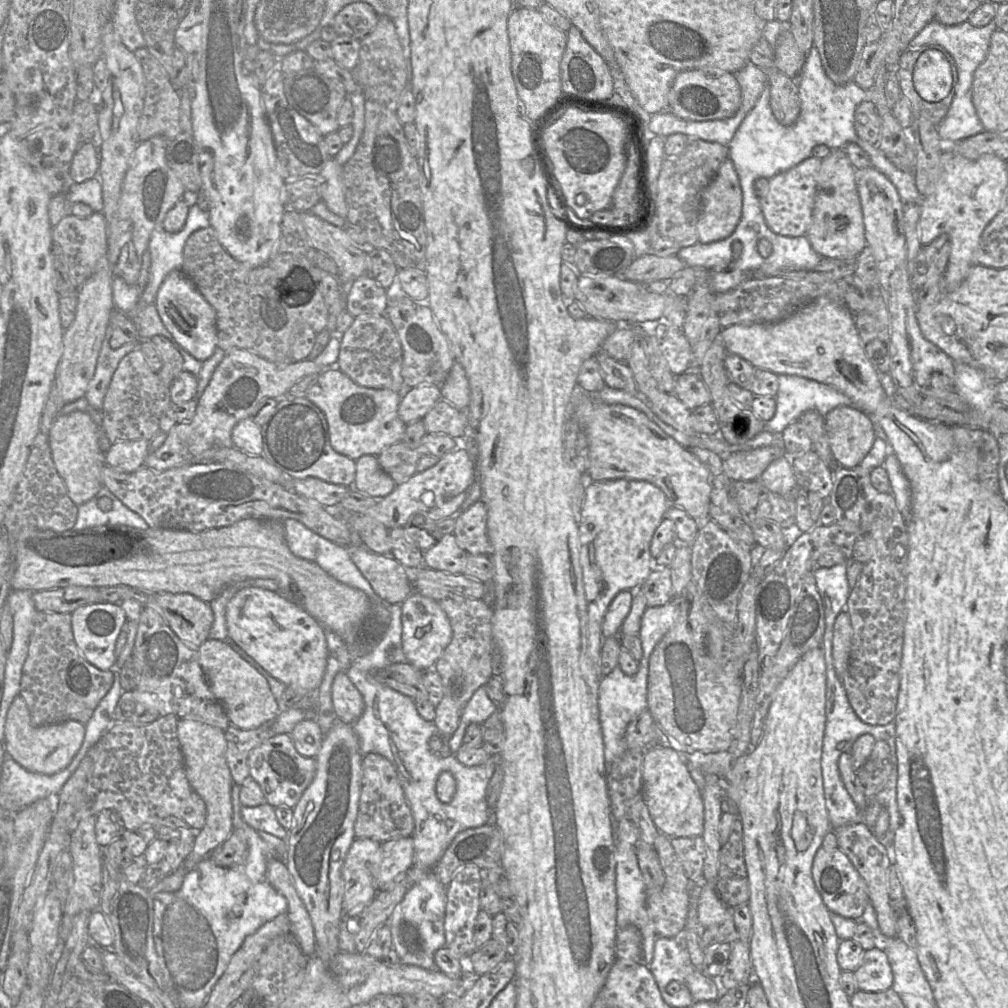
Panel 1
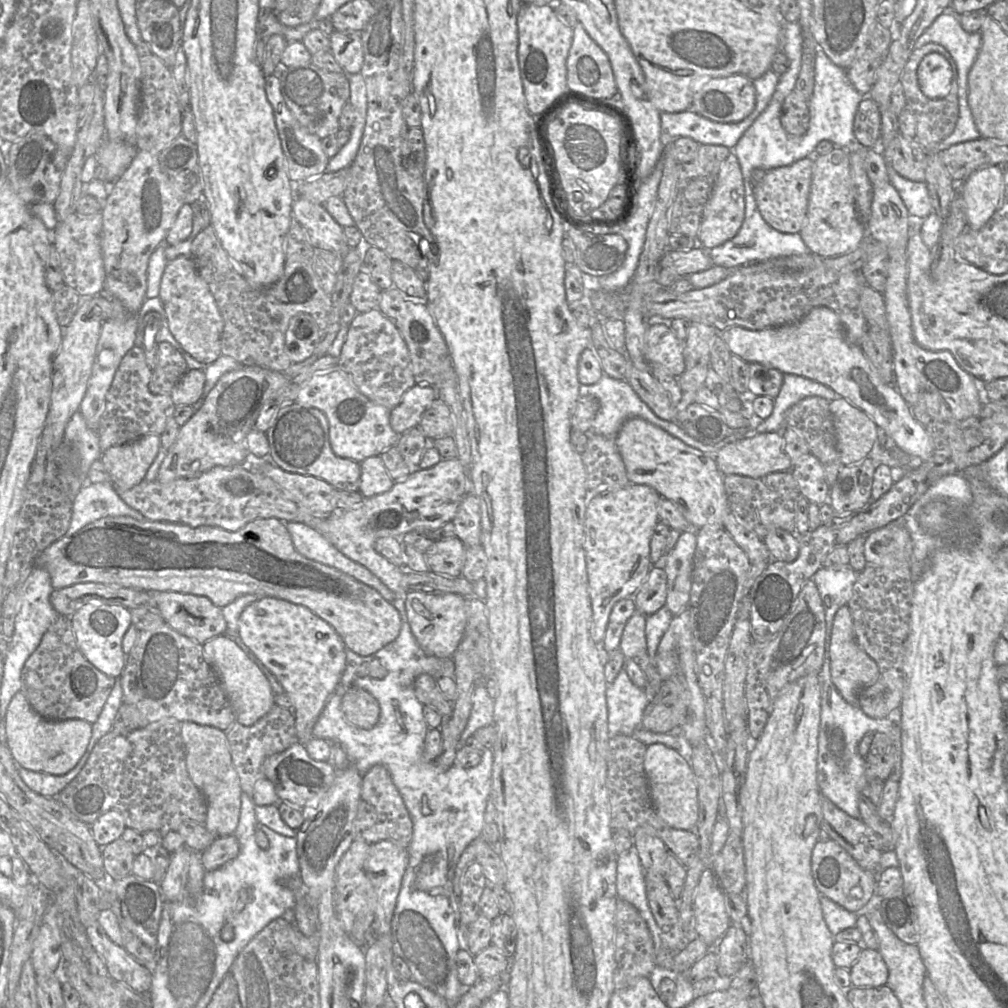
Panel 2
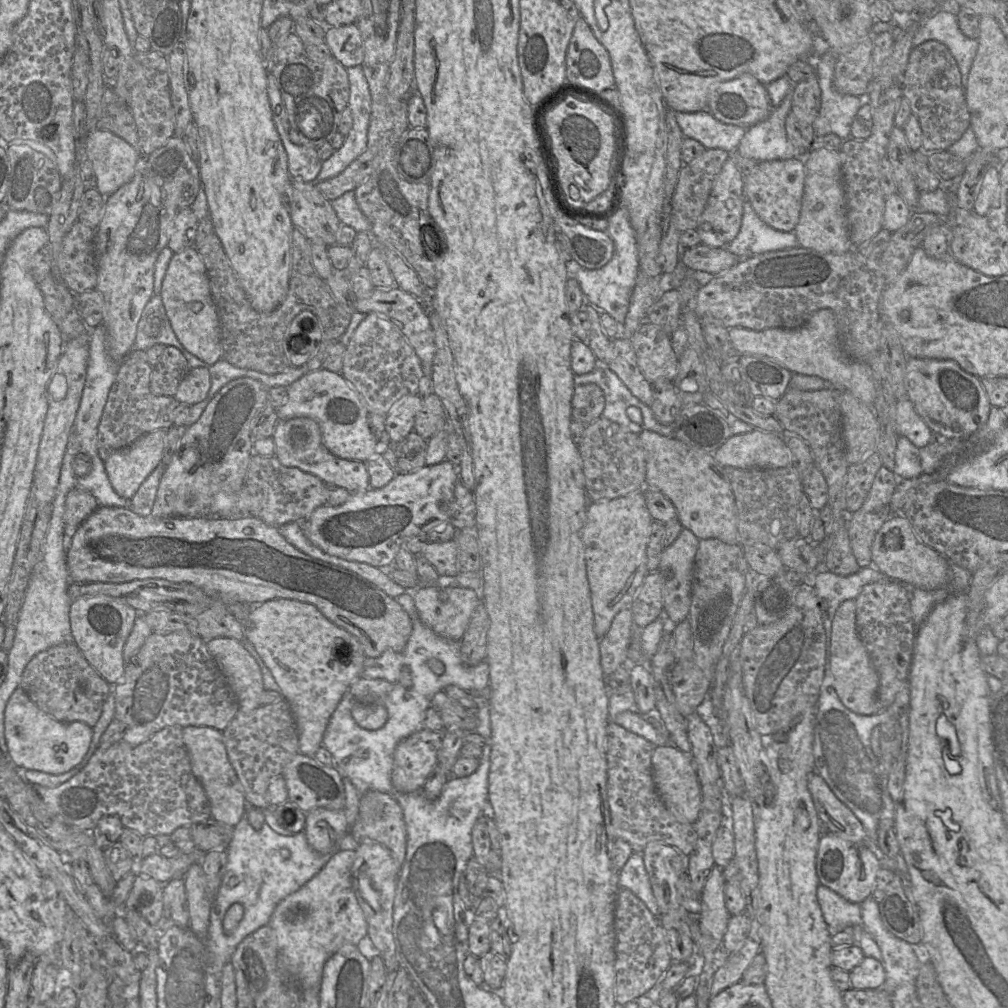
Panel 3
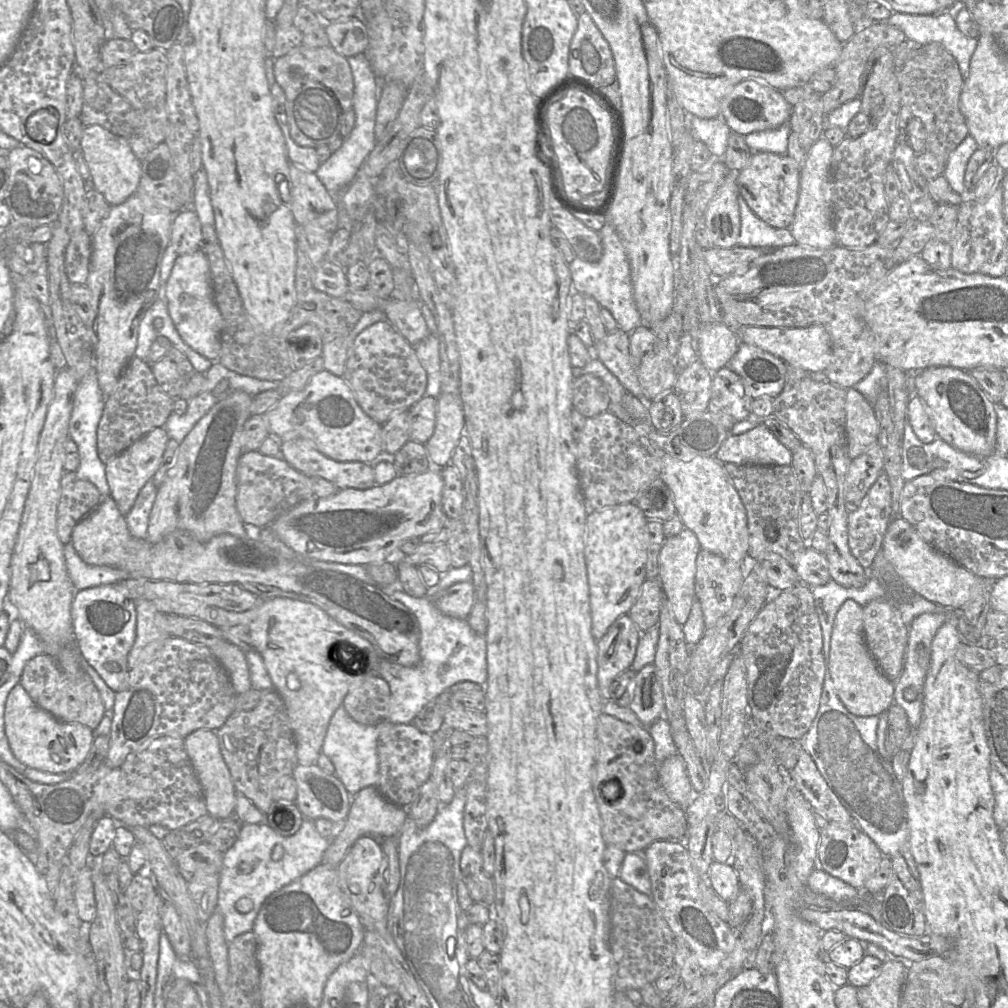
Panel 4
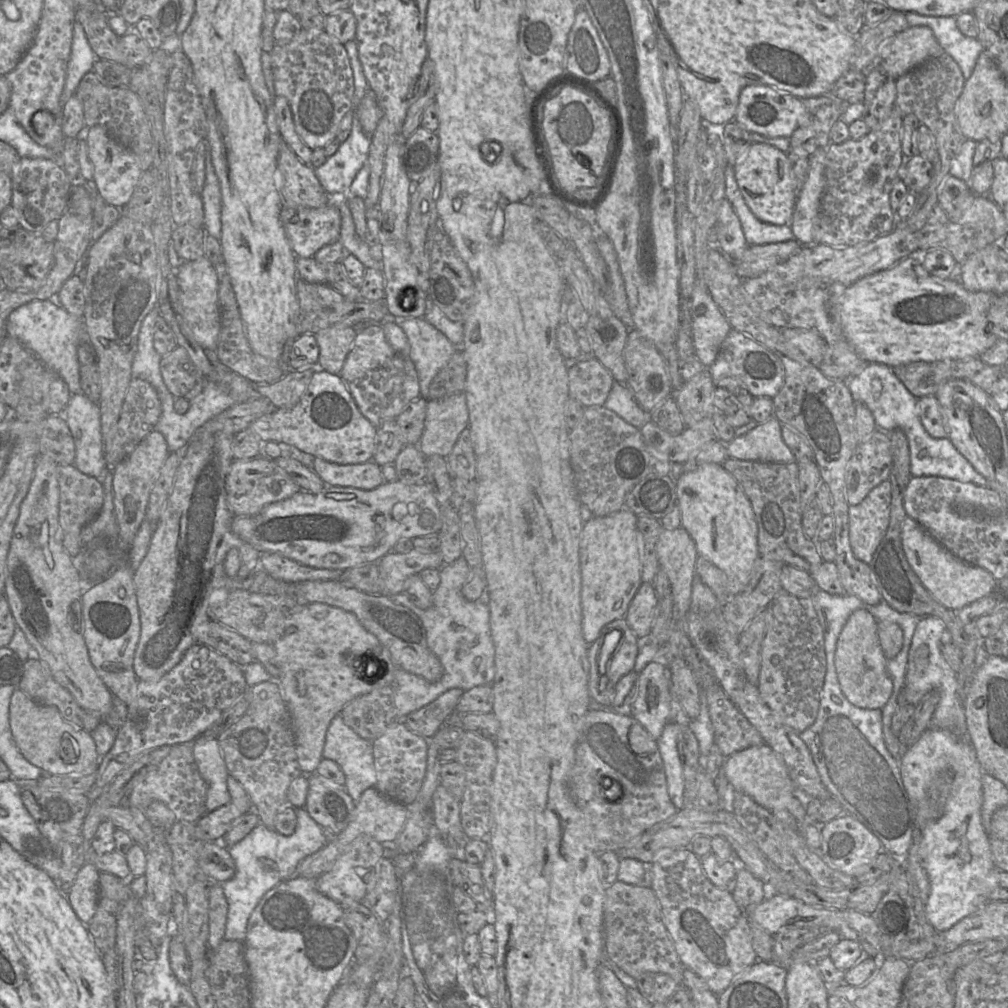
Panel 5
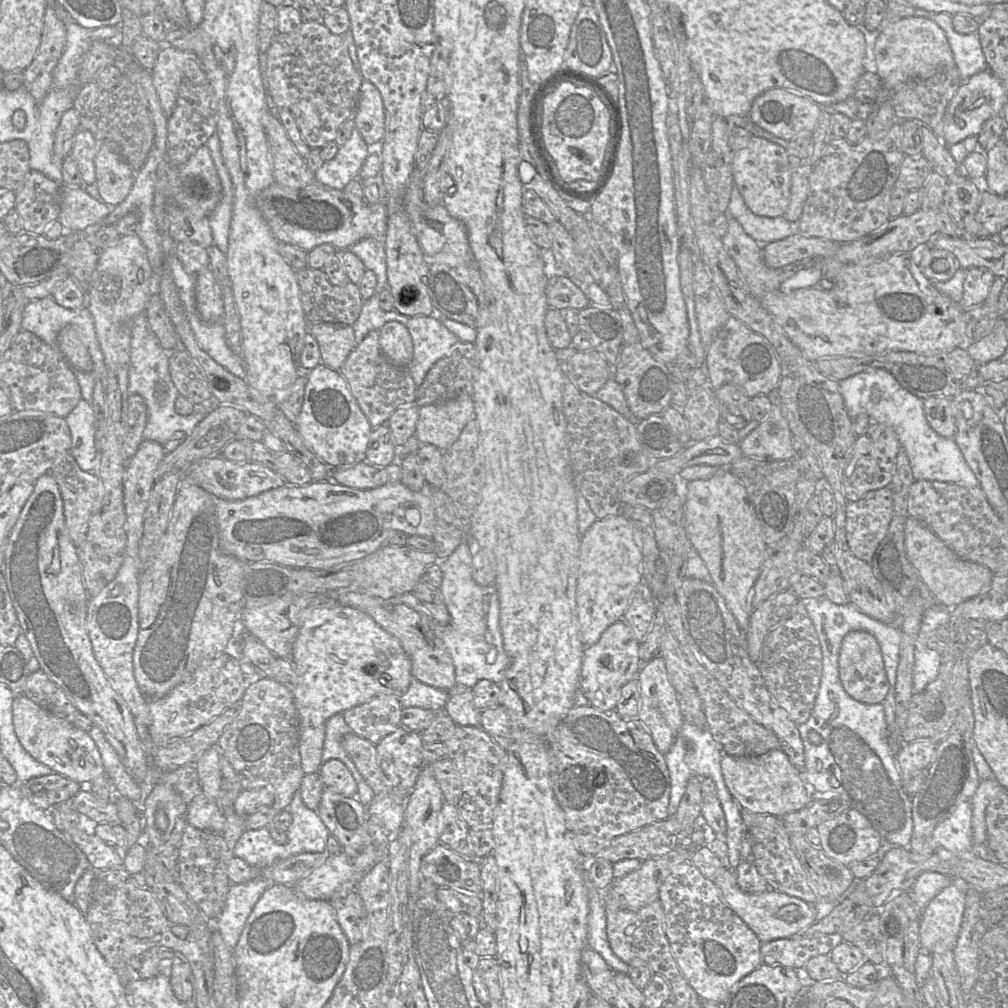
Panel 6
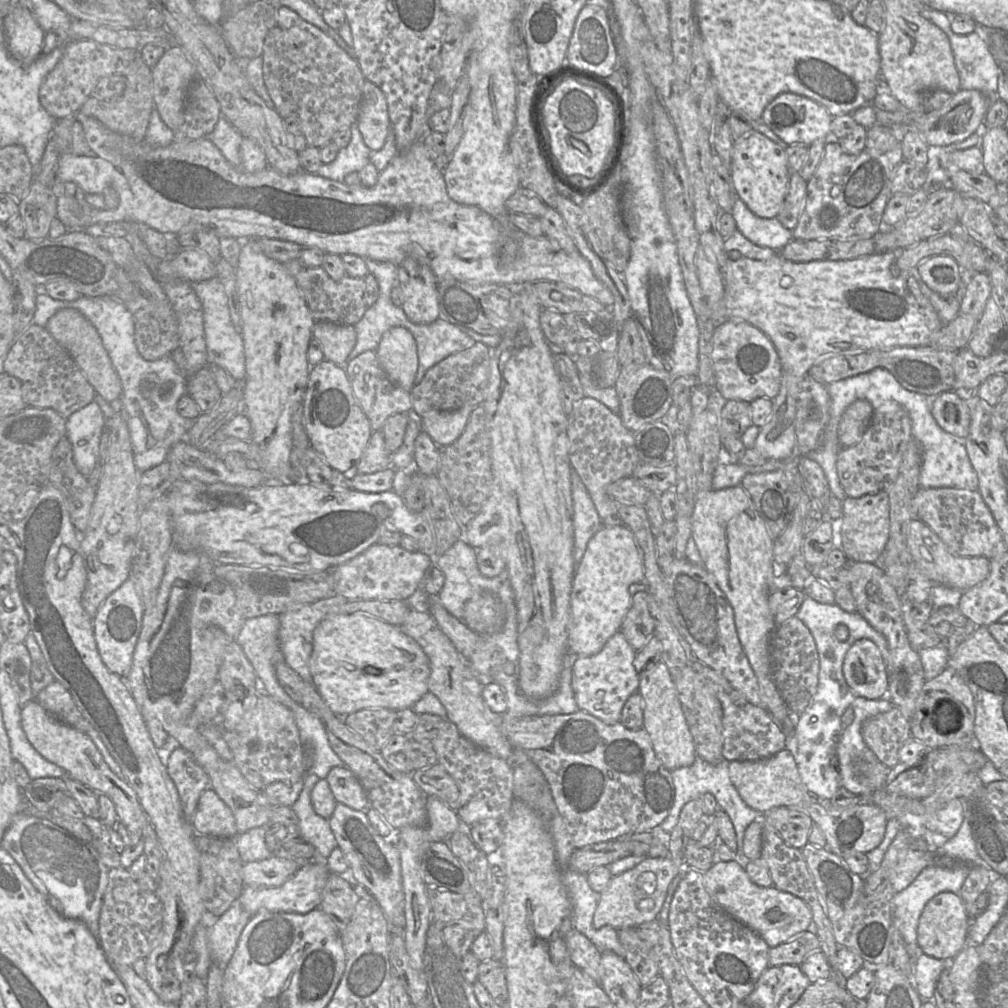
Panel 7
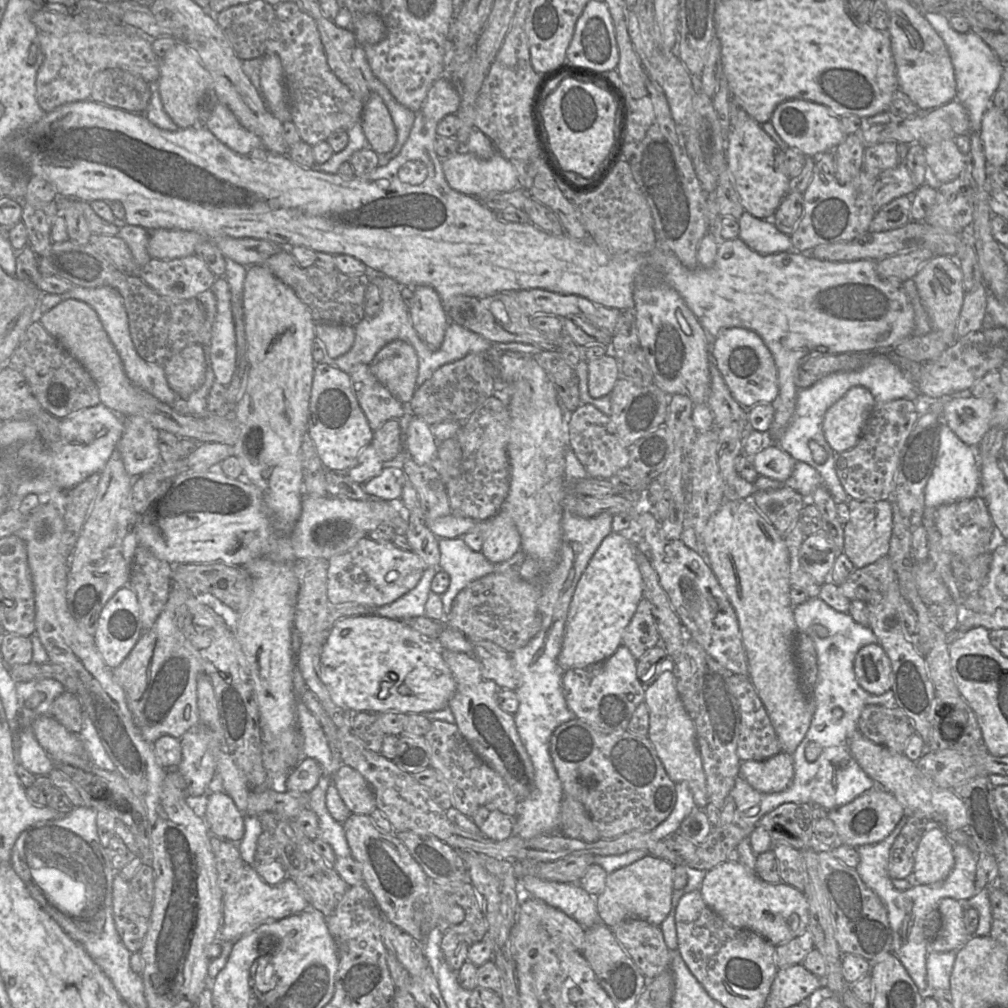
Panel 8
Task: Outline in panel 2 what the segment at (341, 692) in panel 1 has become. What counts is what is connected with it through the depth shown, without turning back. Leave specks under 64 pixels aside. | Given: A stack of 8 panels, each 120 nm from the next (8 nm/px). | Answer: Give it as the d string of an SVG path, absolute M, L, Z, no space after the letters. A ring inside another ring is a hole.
M352 686L342 697L341 709L347 721L358 728L373 728L380 717L378 701L366 690Z

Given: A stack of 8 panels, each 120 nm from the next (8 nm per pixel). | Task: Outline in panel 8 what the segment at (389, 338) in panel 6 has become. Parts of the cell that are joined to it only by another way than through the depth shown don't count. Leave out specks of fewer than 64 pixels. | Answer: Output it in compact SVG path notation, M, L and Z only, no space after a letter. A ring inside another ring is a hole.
M402 340L392 341L378 351L369 366L394 397L409 404L418 374L418 357L412 345Z

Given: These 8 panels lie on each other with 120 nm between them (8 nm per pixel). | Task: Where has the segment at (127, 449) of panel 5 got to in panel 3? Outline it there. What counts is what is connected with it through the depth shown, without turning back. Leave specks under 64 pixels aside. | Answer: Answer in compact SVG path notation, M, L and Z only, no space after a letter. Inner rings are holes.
M131 350L119 364L98 426L97 450L103 462L113 452L129 447L143 435L156 430L168 430L173 426L174 410L179 402L174 396L152 393L151 372L152 366L143 350Z

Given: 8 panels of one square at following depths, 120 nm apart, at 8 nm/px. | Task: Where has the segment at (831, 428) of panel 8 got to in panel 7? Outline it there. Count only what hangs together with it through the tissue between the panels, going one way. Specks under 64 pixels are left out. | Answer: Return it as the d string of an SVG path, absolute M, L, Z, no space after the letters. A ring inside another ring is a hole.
M858 399L847 407L838 425L838 440L842 448L851 447L861 440L873 413L873 407L864 399Z

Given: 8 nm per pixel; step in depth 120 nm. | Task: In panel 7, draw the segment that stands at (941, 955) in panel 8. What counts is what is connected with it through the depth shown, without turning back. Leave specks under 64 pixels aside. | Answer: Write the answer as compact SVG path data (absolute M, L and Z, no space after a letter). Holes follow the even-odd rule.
M919 953L914 960L914 976L917 991L922 1000L932 1001L937 981L949 961L943 961L924 953Z

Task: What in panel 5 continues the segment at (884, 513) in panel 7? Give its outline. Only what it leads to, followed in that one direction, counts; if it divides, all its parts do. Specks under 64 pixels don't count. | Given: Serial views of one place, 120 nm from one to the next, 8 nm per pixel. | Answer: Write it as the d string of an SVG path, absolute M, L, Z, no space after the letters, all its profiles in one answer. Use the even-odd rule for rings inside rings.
M886 480L873 488L861 503L849 506L849 543L854 556L858 560L867 564L871 562L877 547L887 532L890 521L890 505L891 483Z

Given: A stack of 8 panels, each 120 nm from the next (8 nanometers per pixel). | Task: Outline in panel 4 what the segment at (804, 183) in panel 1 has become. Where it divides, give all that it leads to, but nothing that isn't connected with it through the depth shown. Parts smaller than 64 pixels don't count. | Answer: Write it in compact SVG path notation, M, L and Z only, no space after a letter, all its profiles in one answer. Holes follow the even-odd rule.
M753 152L749 163L735 173L739 194L762 221L774 228L790 228L799 197L800 168L787 154Z

